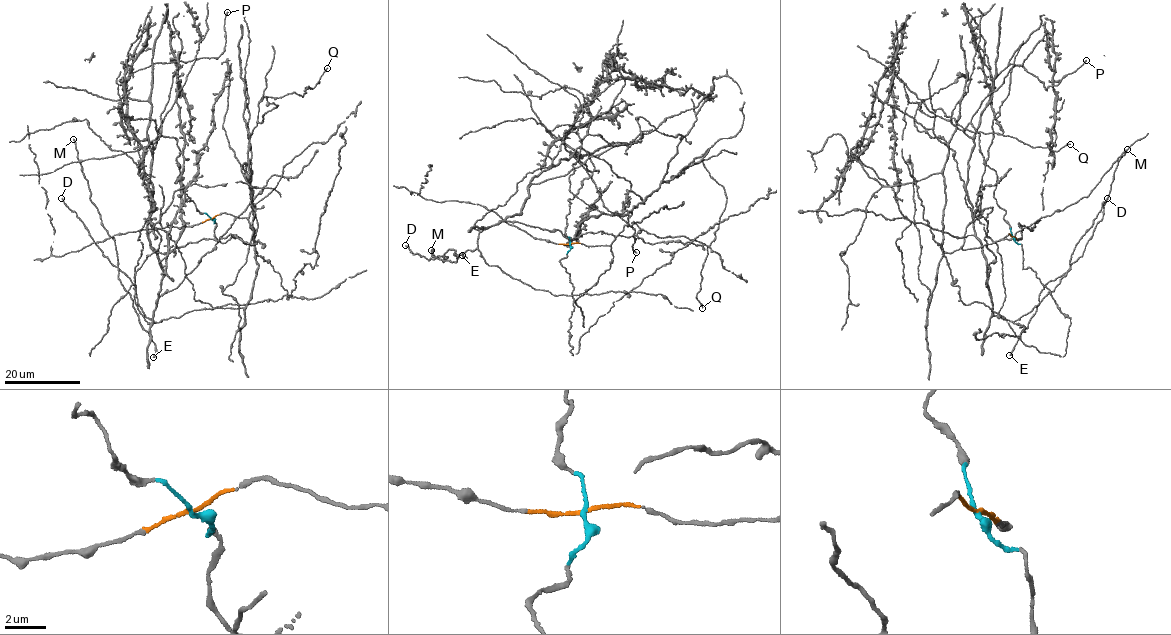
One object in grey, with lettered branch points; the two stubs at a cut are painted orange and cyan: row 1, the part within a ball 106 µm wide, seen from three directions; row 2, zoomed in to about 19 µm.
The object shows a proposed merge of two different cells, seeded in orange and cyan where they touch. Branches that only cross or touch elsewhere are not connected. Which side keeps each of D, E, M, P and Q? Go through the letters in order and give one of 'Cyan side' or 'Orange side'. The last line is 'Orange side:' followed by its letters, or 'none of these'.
D: Cyan side
E: Cyan side
M: Cyan side
P: Cyan side
Q: Orange side
Orange side: Q

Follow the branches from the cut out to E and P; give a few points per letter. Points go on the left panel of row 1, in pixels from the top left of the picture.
E: (211, 219), (184, 192), (176, 139), (158, 137), (147, 224), (163, 273), (154, 322), (118, 271), (153, 357)
P: (211, 219), (184, 192), (176, 139), (152, 152), (151, 104), (126, 96), (140, 69), (218, 57), (228, 12)

